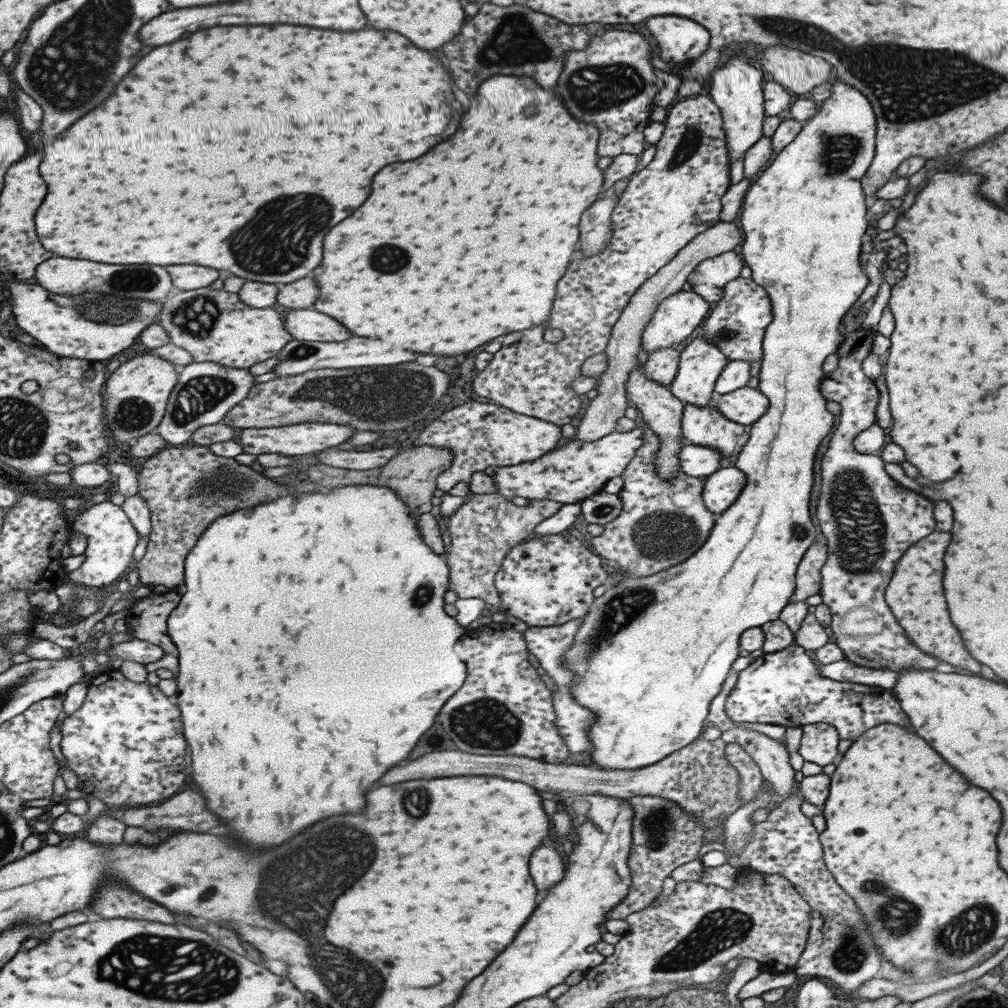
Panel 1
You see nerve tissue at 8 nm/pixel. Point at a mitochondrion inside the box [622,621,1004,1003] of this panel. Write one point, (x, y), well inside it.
(717, 931)

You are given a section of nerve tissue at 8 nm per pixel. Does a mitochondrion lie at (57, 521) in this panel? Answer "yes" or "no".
no

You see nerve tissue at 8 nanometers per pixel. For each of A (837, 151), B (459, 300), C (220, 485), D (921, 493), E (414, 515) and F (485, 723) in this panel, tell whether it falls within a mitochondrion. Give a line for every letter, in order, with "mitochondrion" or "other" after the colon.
A: mitochondrion
B: other
C: mitochondrion
D: other
E: other
F: mitochondrion

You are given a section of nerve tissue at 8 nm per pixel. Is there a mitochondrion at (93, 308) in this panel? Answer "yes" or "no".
yes

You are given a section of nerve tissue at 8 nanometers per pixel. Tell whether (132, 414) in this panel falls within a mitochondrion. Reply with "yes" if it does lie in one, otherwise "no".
yes

